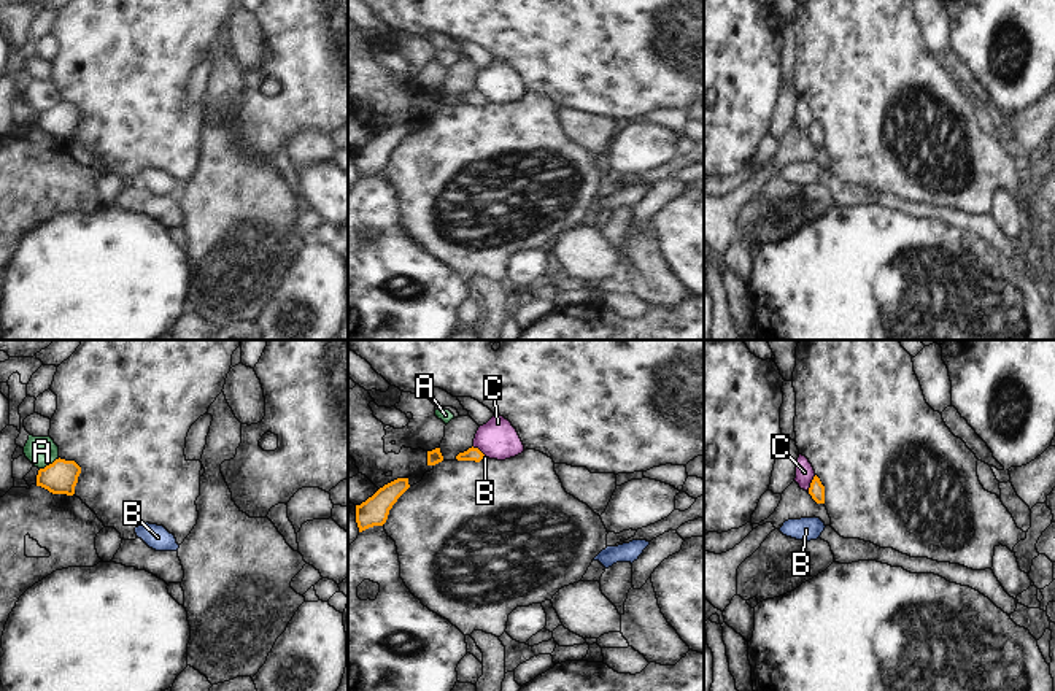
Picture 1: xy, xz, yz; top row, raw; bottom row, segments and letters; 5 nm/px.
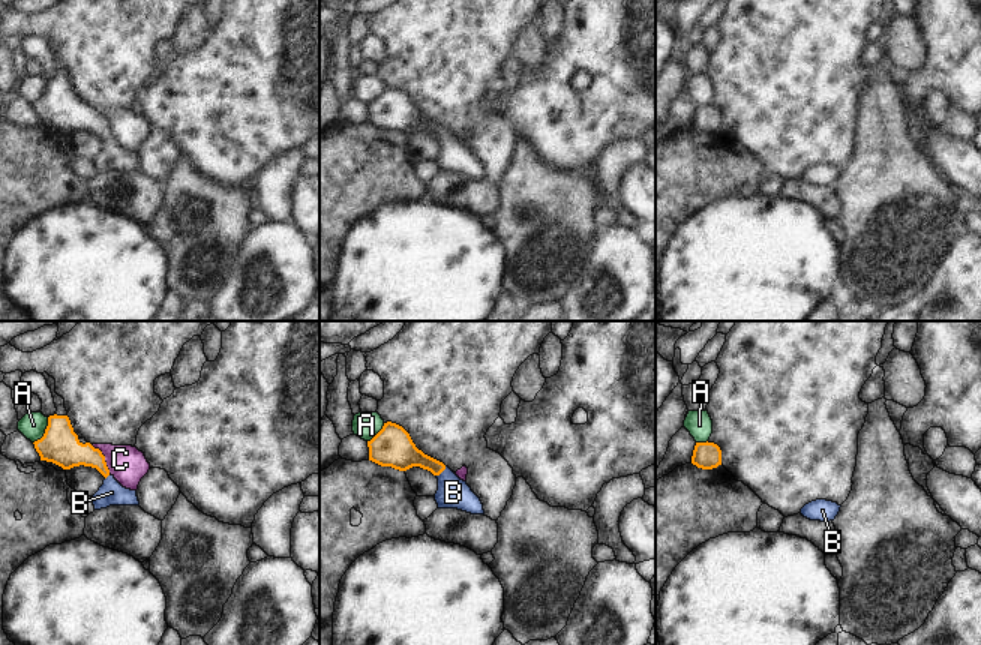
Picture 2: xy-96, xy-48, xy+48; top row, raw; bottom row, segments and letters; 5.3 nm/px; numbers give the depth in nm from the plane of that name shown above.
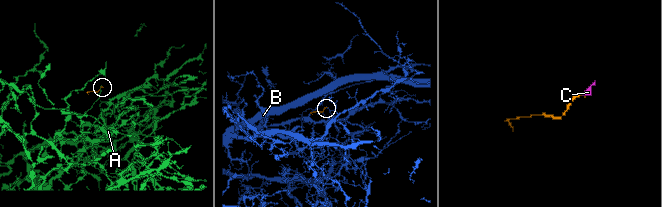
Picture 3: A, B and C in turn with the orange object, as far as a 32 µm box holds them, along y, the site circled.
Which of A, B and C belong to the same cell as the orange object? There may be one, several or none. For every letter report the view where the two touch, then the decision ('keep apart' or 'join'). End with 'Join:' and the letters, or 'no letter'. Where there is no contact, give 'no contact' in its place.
A: xy | keep apart
B: xz | join
C: yz | keep apart
Join: B

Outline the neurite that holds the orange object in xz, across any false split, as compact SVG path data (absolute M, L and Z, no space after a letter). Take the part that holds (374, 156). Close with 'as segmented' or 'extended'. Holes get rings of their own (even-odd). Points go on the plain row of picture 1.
M397 122L380 132L361 149L356 149L356 167L359 176L373 170L383 170L388 164L389 154L408 132L408 122Z; as segmented

